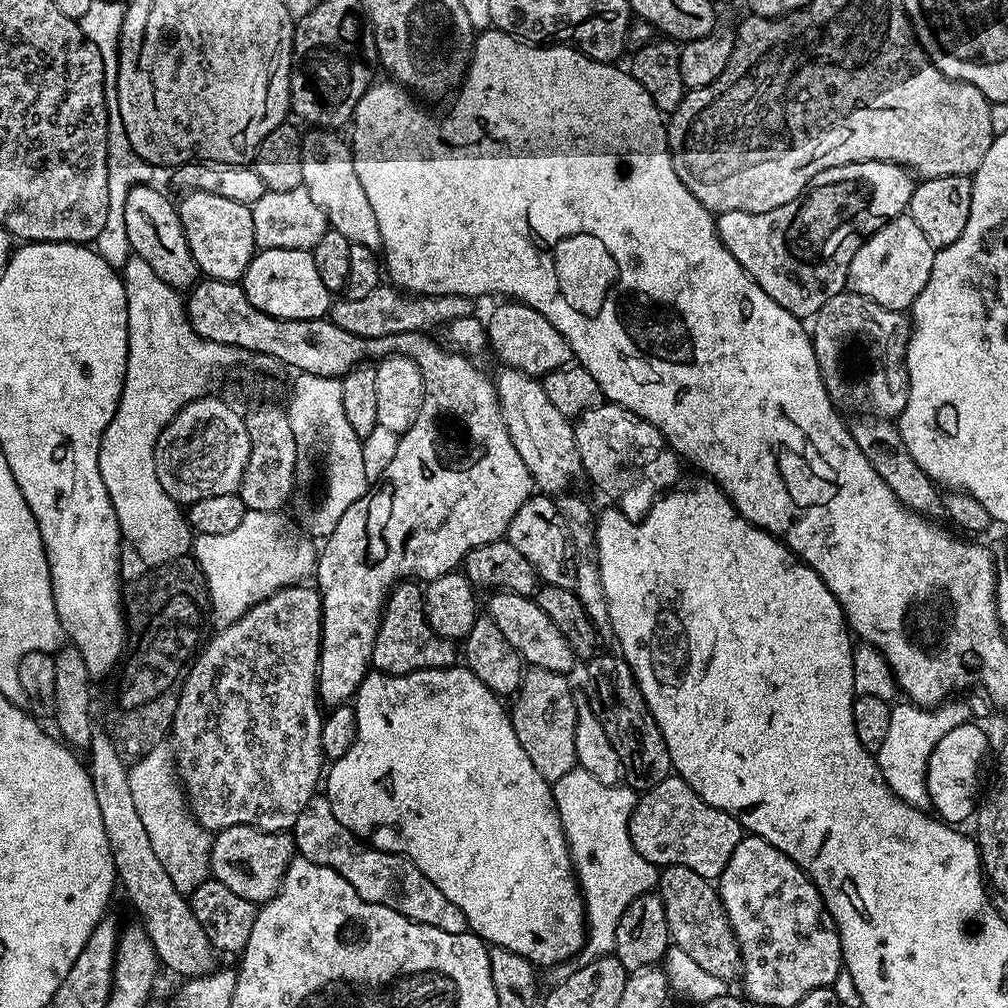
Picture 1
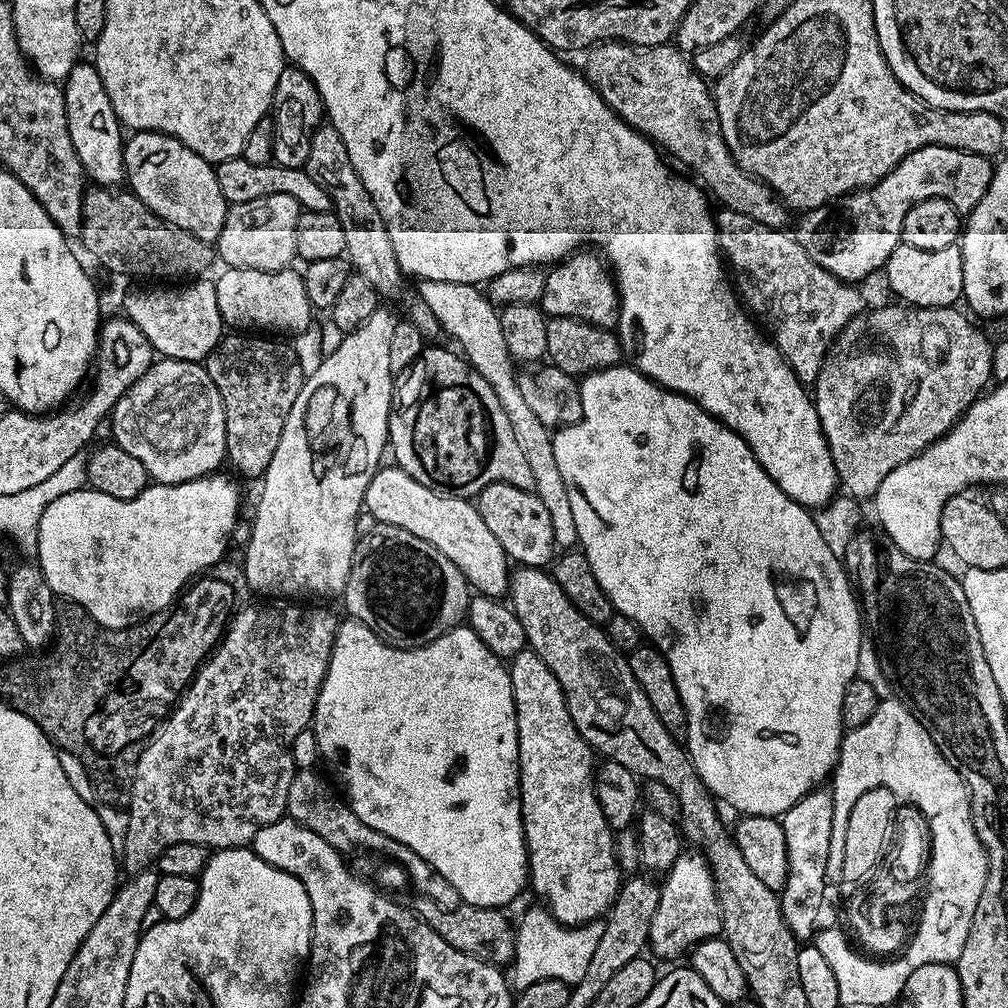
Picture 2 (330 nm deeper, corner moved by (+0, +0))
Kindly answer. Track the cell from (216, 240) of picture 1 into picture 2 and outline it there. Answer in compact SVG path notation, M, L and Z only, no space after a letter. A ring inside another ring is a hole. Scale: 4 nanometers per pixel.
M133 131L124 146L126 184L150 211L166 222L215 245L226 222L229 205L218 190L218 178L213 165L203 160L173 136L161 132Z

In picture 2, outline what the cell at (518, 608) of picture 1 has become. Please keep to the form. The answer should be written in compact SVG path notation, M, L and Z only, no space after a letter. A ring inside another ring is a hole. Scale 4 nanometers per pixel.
M398 466L381 467L374 474L370 486L364 492L364 508L381 524L393 524L402 530L410 530L422 542L434 546L468 579L469 585L479 595L504 598L510 592L510 561L498 538L490 534L482 514L471 499L463 496L445 496L433 488L422 486Z

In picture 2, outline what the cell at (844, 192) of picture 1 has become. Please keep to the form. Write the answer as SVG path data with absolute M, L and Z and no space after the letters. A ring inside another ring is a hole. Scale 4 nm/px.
M933 144L919 148L902 158L896 169L883 176L877 184L848 193L847 196L837 199L834 206L807 209L794 229L796 245L832 276L849 282L860 282L856 280L866 279L871 272L879 273L892 251L901 244L902 218L906 218L906 210L910 210L910 206L926 202L926 198L946 198L961 214L970 213L974 206L978 206L978 202L982 202L992 181L993 171L993 161L987 156Z

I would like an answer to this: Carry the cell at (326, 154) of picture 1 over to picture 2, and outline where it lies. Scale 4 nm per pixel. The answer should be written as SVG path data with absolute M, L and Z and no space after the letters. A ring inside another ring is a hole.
M420 280L420 292L418 288L419 303L425 304L434 314L436 321L440 323L443 335L453 336L464 347L463 355L467 363L498 394L498 402L502 402L504 416L510 418L512 437L518 438L518 447L526 462L530 465L530 471L534 474L534 491L538 498L542 498L542 506L550 514L550 522L554 525L554 538L557 549L568 550L577 543L576 527L574 526L574 510L570 506L570 494L566 494L566 482L558 470L558 462L554 458L554 439L549 425L544 424L530 410L522 390L516 385L517 369L514 361L506 350L506 338L502 338L502 322L497 305L492 304L487 295L477 285L466 282L434 282L433 280Z

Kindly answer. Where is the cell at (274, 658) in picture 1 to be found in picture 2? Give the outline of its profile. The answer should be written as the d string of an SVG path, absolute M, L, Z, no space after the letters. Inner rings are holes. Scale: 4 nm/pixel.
M252 604L231 617L230 623L214 651L200 665L191 684L179 697L178 703L167 713L166 719L147 738L139 749L136 777L134 778L132 797L127 806L129 825L127 827L125 852L122 868L128 876L138 875L140 871L151 869L172 844L190 842L202 844L208 850L221 848L242 848L251 845L254 834L262 826L285 819L288 811L290 782L298 770L292 757L292 743L298 734L302 734L312 723L312 713L316 710L316 699L328 673L328 663L332 657L332 647L336 641L338 619L328 608L303 608L300 604L284 604L275 608L272 604Z

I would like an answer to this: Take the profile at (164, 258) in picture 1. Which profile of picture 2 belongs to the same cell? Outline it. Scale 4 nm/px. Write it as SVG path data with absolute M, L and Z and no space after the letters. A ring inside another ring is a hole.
M77 62L74 70L70 70L67 80L63 81L64 101L66 102L66 126L70 126L70 142L74 142L74 150L78 154L78 162L82 162L85 177L96 186L120 186L125 183L124 146L126 132L122 127L118 114L114 114L114 106L110 106L110 94L106 94L106 86L102 86L102 78L98 74L95 63Z

